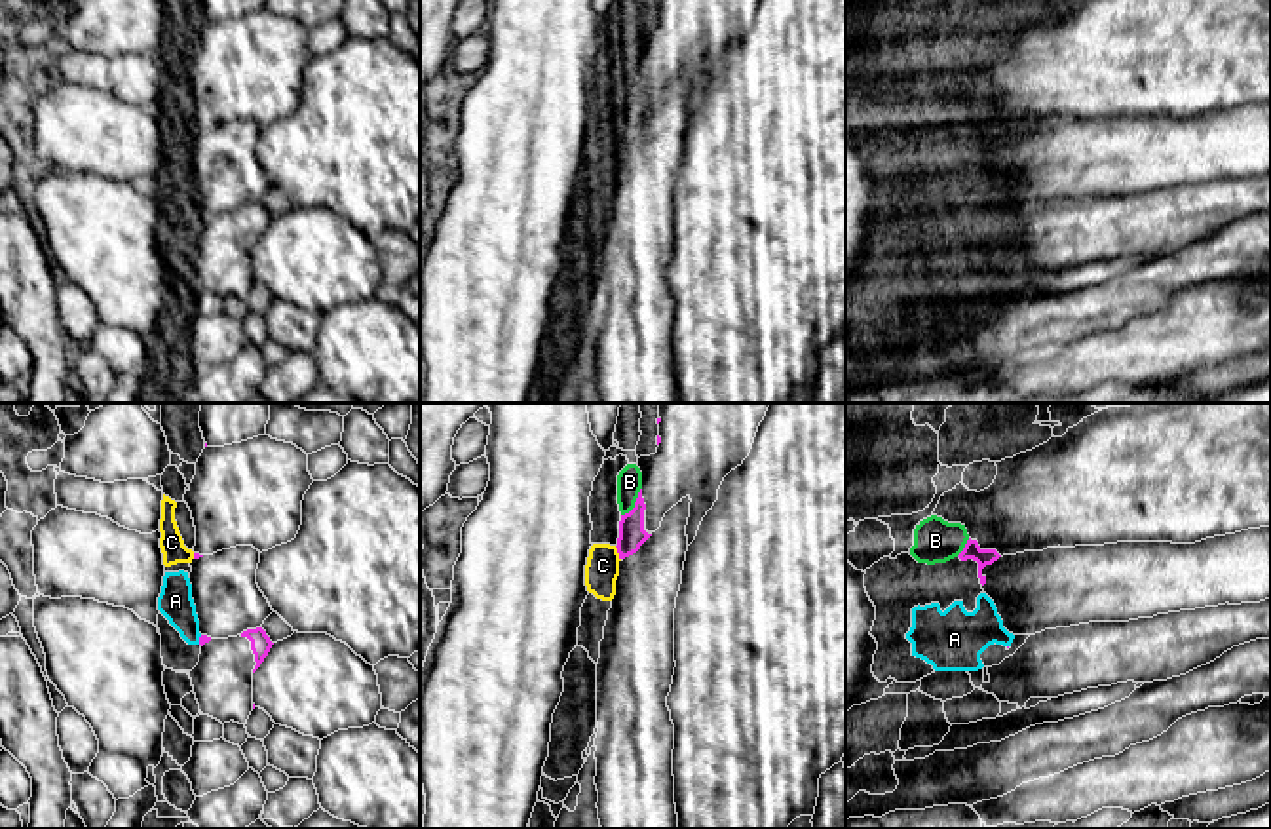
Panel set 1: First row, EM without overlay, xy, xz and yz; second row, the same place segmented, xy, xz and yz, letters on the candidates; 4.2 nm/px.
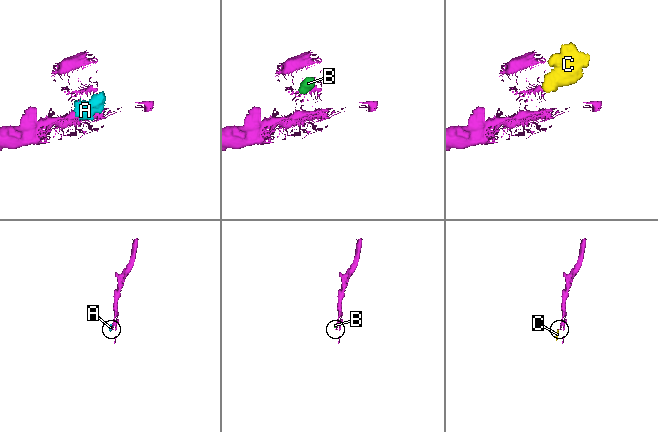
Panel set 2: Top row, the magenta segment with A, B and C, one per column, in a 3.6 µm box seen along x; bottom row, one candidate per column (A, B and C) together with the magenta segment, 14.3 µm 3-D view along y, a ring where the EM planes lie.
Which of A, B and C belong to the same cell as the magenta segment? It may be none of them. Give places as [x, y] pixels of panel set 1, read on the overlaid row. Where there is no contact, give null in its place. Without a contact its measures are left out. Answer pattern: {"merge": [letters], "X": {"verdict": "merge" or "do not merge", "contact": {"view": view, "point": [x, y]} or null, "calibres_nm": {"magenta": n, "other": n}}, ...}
{"merge": [], "A": {"verdict": "do not merge", "contact": {"view": "xy", "point": [200, 639]}, "calibres_nm": {"magenta": 40, "other": 150}}, "B": {"verdict": "do not merge", "contact": {"view": "xz", "point": [635, 502]}, "calibres_nm": {"magenta": 110, "other": 110}}, "C": {"verdict": "do not merge", "contact": {"view": "xz", "point": [618, 552]}, "calibres_nm": {"magenta": 110, "other": 140}}}

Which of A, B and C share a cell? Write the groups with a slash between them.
A B C

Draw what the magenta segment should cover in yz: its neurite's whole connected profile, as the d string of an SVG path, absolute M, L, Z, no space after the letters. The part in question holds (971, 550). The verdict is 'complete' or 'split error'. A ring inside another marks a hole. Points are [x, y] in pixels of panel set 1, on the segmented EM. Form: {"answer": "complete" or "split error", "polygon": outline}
{"answer": "complete", "polygon": "M969 538L963 551L958 557L961 561L973 559L978 563L978 578L980 578L980 584L984 586L986 576L982 574L982 569L997 561L1001 555L996 549L982 549L977 540Z"}

